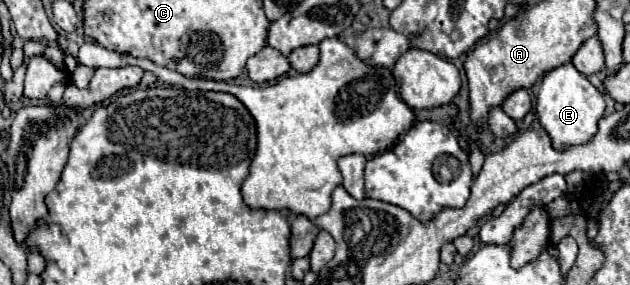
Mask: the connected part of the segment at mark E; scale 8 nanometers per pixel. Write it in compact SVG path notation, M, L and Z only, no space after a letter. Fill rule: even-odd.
M572 62L546 72L540 82L540 90L536 96L536 112L542 128L550 134L554 148L588 142L596 134L598 120L604 116L604 110L604 94L596 86L592 86L592 82L584 74L580 74Z

